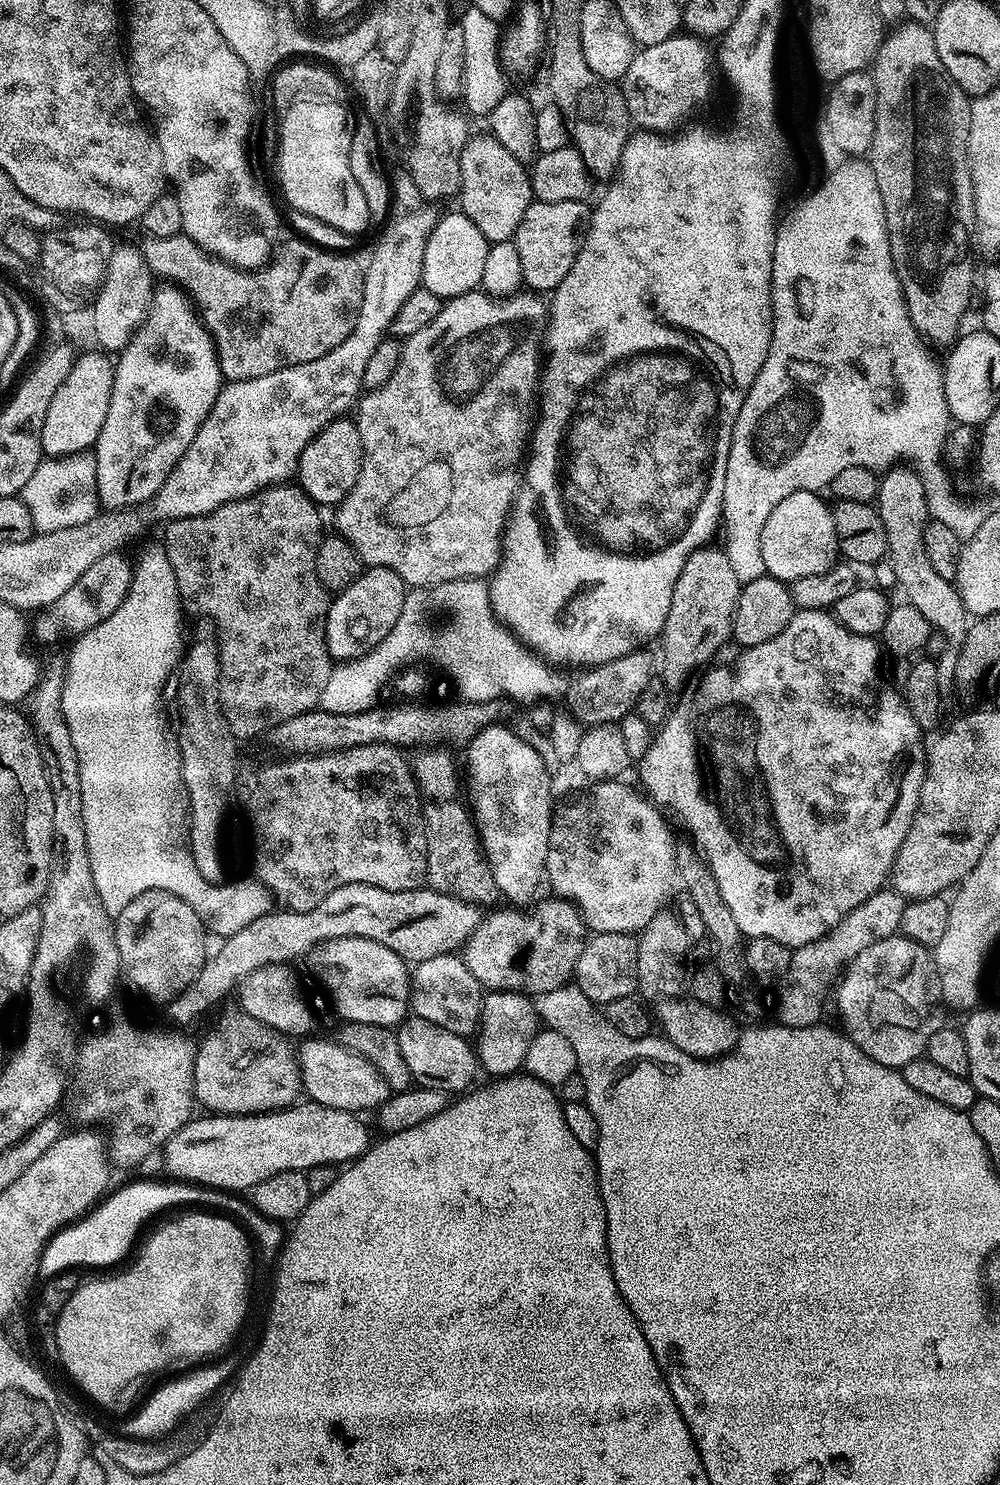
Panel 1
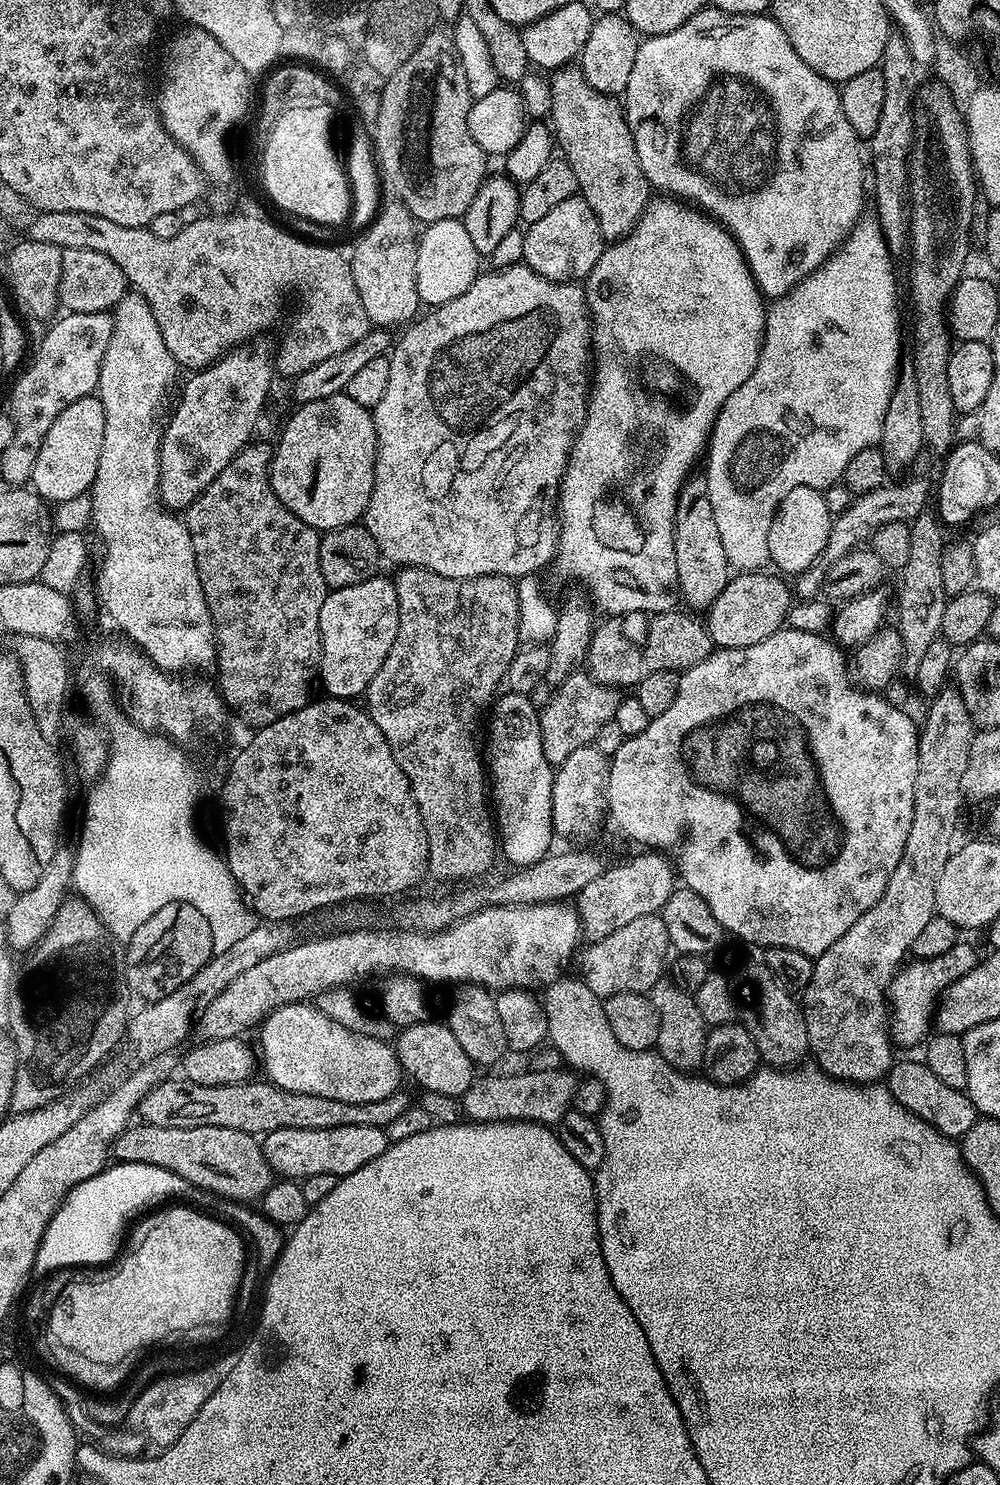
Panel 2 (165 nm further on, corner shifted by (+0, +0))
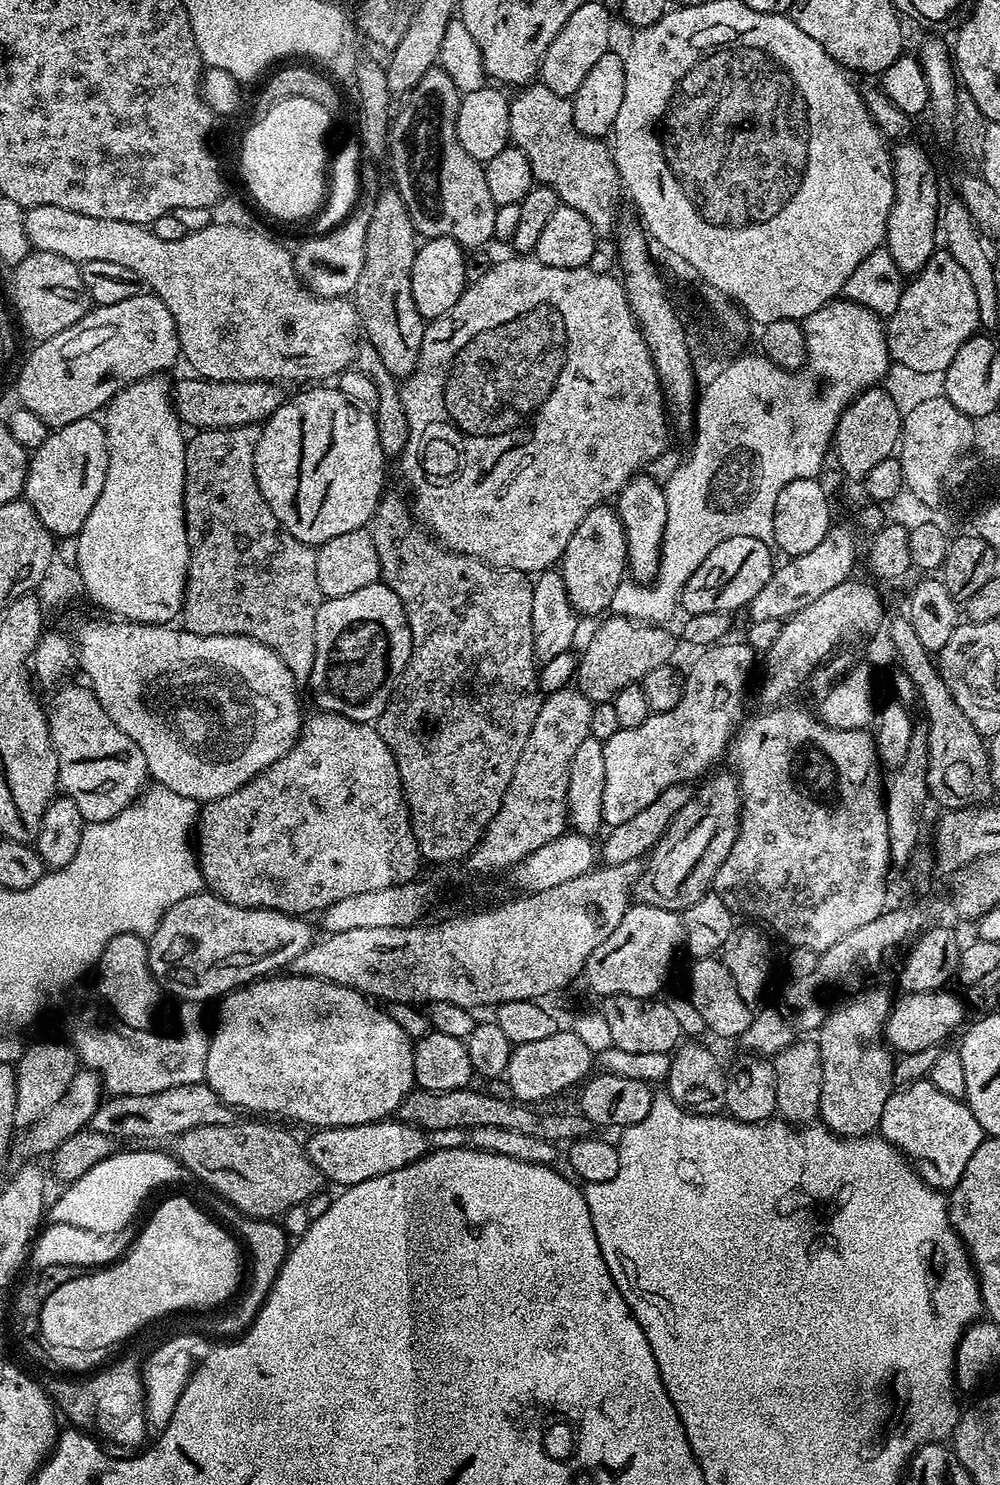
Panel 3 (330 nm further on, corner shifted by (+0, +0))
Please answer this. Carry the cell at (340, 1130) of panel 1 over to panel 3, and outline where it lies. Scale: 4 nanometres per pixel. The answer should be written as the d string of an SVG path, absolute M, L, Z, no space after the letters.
M395 1118L345 1128L322 1128L311 1135L306 1140L310 1162L314 1162L325 1181L333 1180L339 1186L366 1182L366 1178L378 1178L378 1174L390 1174L390 1170L402 1170L402 1166L421 1160L430 1148L429 1137L423 1128L404 1124Z

